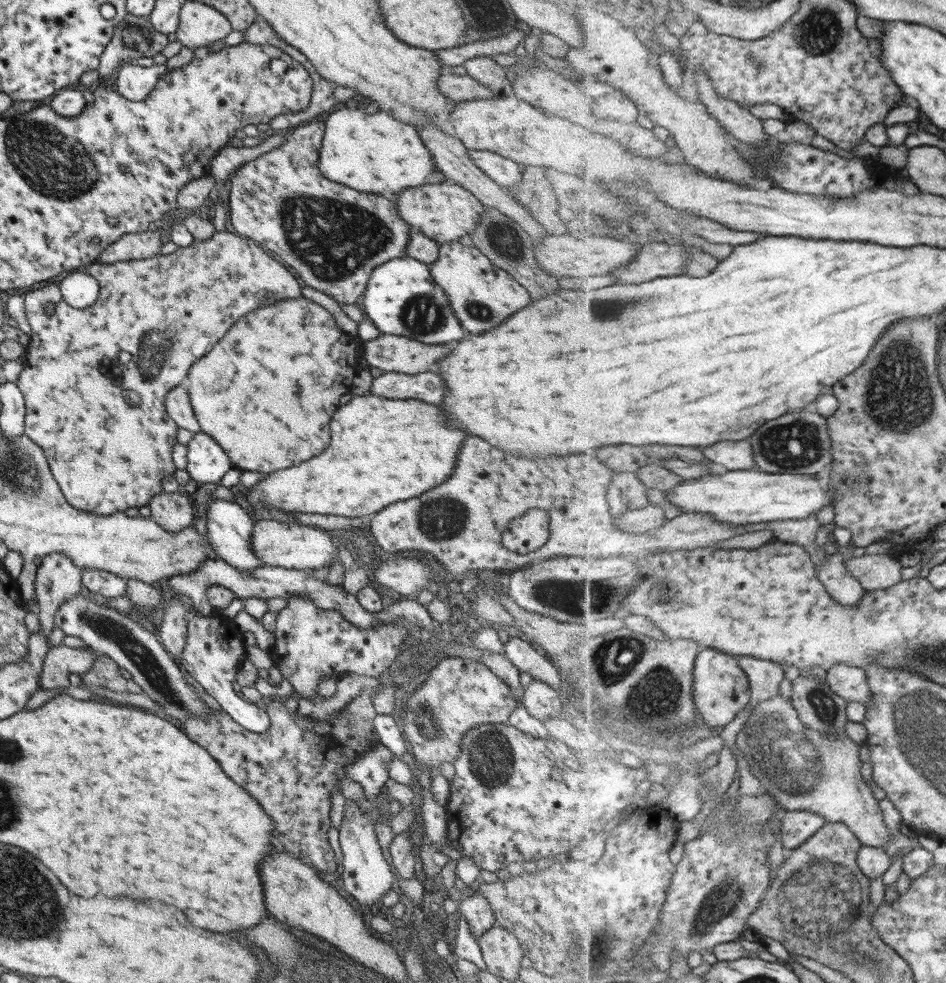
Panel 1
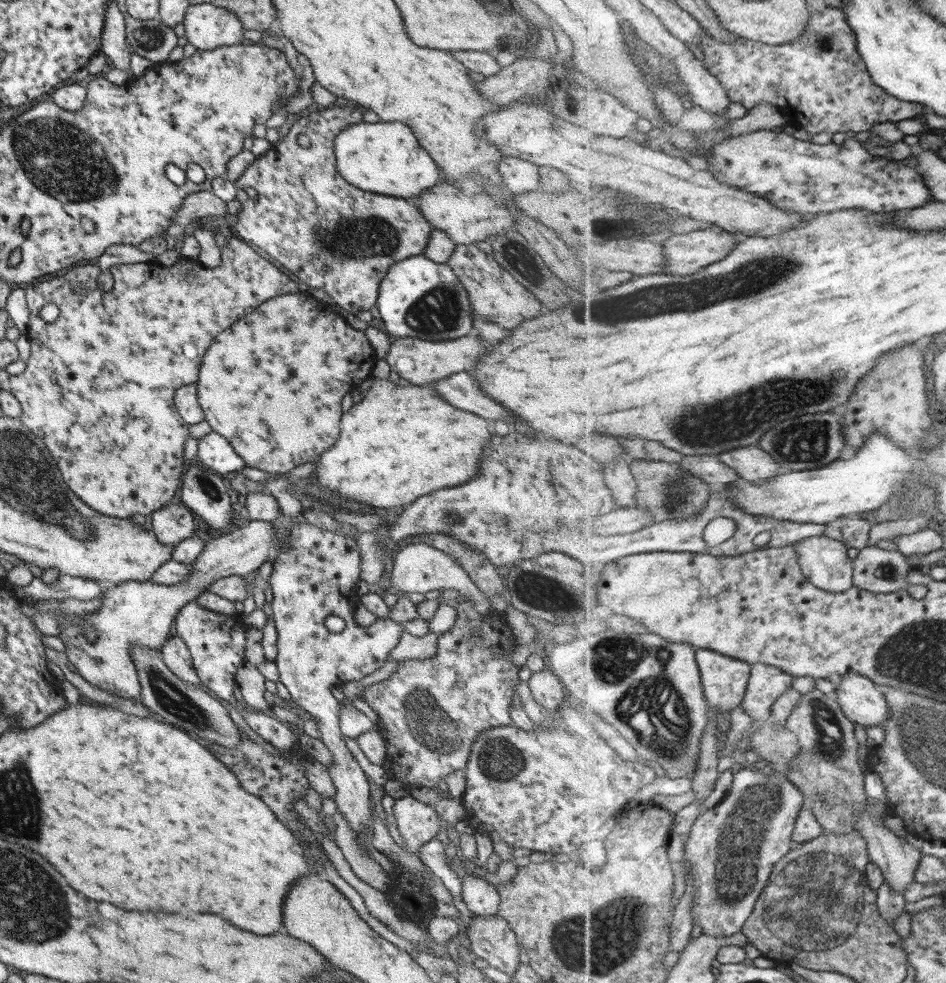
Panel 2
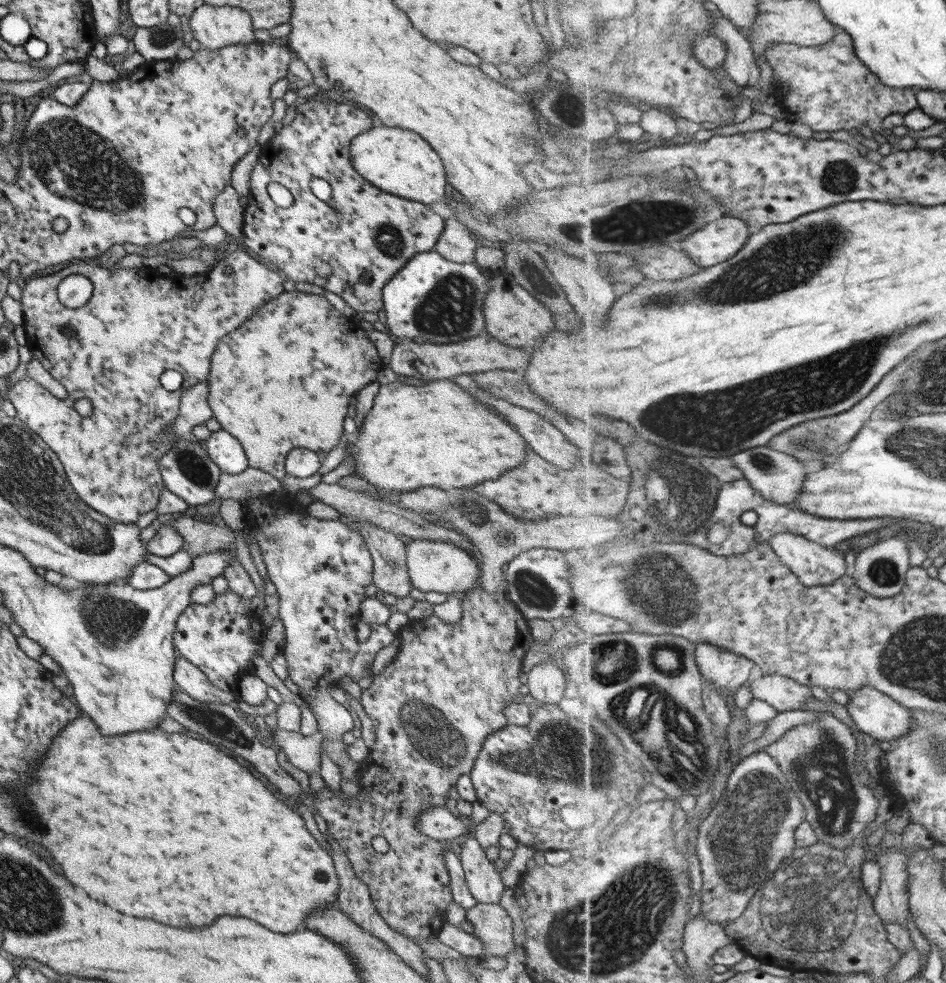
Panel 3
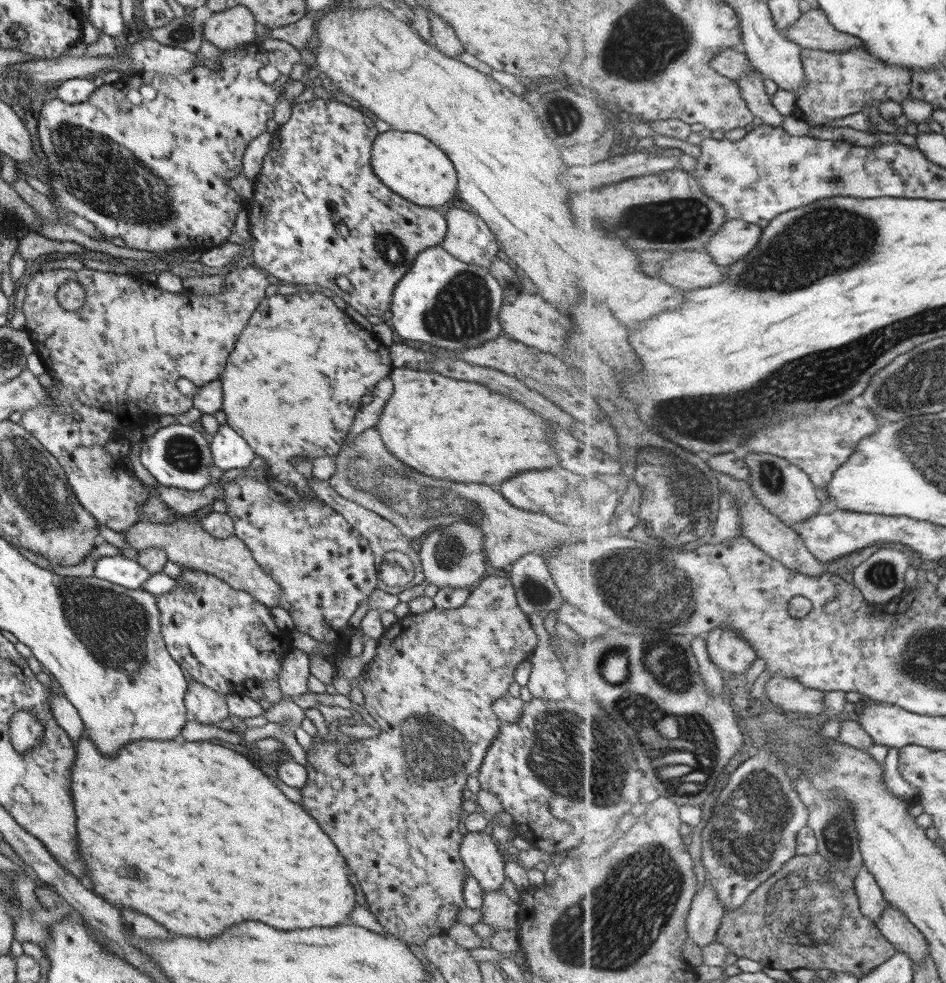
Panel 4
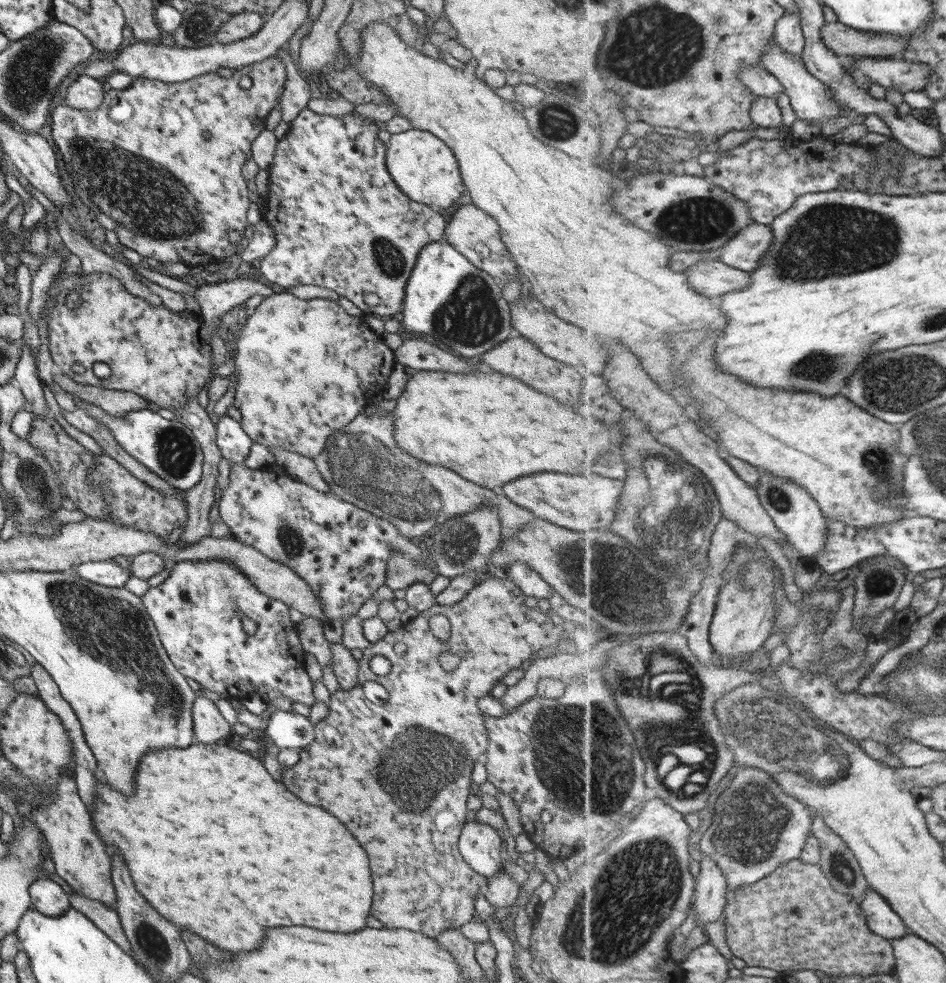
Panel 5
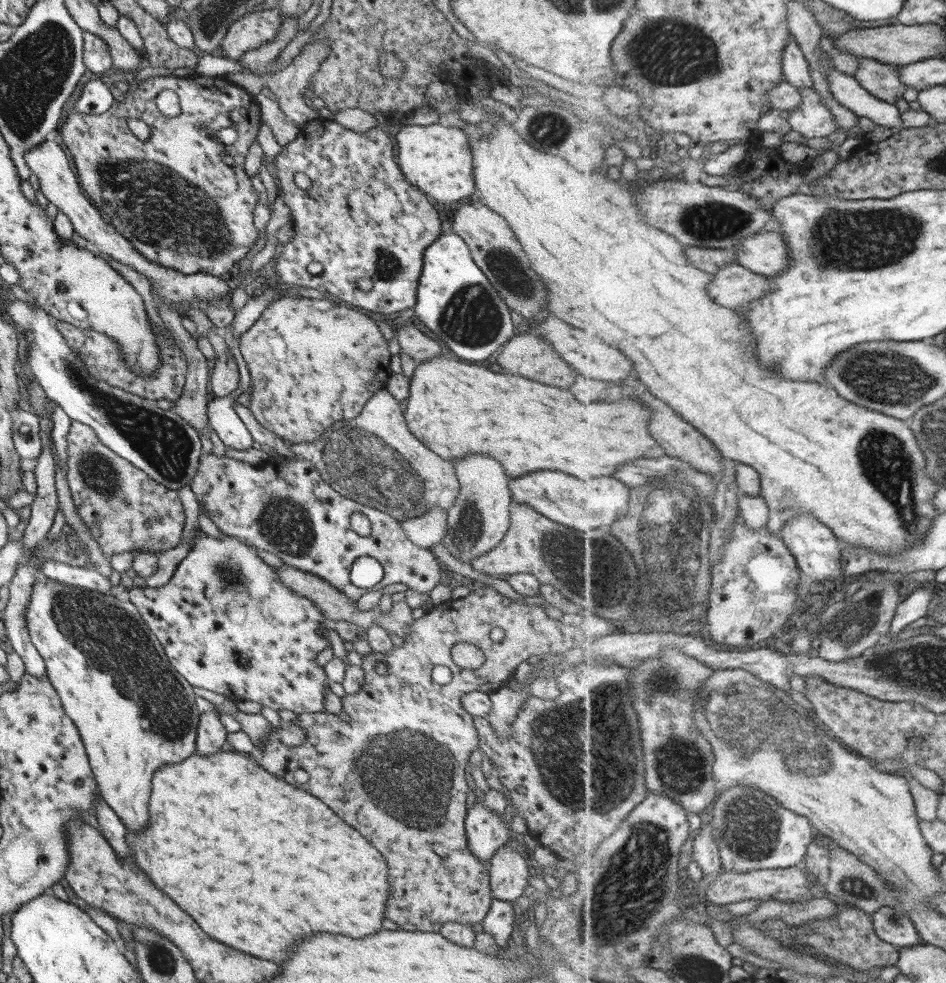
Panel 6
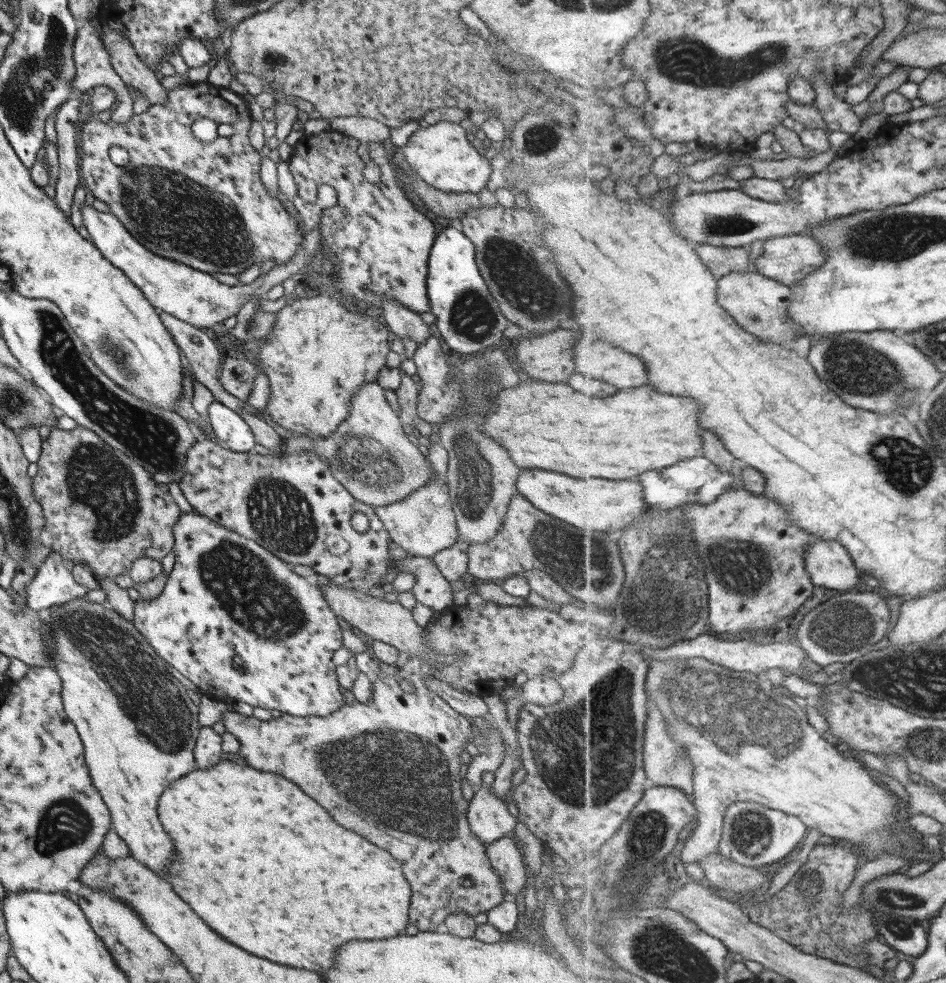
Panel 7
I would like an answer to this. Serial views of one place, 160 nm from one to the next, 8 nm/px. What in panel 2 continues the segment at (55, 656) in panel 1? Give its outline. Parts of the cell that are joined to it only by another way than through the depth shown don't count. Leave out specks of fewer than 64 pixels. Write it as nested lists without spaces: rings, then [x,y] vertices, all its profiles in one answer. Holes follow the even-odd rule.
[[[249,520],[247,525],[230,533],[214,539],[205,538],[203,549],[190,564],[192,573],[182,583],[167,586],[150,581],[125,581],[103,590],[99,608],[84,616],[84,622],[95,631],[93,640],[85,638],[84,630],[79,625],[61,617],[56,618],[60,630],[56,637],[64,644],[63,651],[68,663],[89,685],[119,698],[140,702],[139,681],[130,644],[146,646],[160,654],[160,648],[172,634],[174,618],[180,608],[194,602],[198,594],[220,578],[247,575],[265,561],[273,564],[277,555],[288,545],[286,536],[287,532],[278,534],[267,521]]]

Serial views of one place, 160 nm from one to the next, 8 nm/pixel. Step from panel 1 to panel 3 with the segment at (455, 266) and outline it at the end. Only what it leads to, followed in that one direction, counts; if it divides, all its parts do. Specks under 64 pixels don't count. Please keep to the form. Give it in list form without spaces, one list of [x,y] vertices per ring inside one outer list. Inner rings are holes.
[[[482,271],[488,288],[482,304],[485,330],[493,338],[509,346],[535,346],[537,342],[541,342],[543,336],[553,328],[553,320],[547,308],[518,286],[505,271]]]

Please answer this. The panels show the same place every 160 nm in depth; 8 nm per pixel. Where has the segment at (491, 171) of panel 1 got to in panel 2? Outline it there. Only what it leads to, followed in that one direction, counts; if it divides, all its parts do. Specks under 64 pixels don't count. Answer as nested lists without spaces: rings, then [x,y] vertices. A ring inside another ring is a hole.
[[[505,156],[498,162],[498,173],[502,184],[507,185],[513,195],[535,190],[539,184],[537,166],[528,160]]]

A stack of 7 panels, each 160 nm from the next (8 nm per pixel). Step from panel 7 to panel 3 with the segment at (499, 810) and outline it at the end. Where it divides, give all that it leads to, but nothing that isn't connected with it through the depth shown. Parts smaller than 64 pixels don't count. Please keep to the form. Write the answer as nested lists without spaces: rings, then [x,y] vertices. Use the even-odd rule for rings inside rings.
[[[470,835],[461,844],[459,860],[465,884],[476,902],[497,903],[505,888],[500,879],[499,864],[489,861],[482,846]]]

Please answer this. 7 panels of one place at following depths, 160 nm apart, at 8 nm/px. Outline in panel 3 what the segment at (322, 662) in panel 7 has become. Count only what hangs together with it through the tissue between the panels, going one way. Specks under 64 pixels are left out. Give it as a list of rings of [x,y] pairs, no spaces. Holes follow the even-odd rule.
[[[231,589],[225,593],[215,593],[213,600],[207,604],[191,601],[179,613],[174,624],[172,645],[177,656],[196,666],[213,687],[227,692],[231,682],[237,683],[242,675],[252,670],[252,658],[261,650],[261,642],[254,637],[250,627],[252,615],[245,598]]]

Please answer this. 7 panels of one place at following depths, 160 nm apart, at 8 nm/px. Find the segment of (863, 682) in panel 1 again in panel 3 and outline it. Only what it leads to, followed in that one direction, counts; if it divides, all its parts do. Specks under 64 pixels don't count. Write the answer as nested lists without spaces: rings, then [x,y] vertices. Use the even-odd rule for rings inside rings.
[[[869,686],[849,693],[846,706],[856,726],[877,741],[895,742],[909,735],[915,723],[911,709]]]

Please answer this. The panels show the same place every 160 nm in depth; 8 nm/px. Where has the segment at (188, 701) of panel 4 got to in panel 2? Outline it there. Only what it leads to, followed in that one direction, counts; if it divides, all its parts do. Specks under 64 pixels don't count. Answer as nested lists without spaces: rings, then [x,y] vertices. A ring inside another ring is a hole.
[[[170,634],[164,645],[160,648],[160,659],[166,664],[166,667],[174,673],[175,676],[182,679],[193,687],[197,687],[201,690],[206,690],[202,687],[199,677],[195,674],[194,666],[192,665],[192,660],[186,647],[186,644],[178,637],[176,634]]]

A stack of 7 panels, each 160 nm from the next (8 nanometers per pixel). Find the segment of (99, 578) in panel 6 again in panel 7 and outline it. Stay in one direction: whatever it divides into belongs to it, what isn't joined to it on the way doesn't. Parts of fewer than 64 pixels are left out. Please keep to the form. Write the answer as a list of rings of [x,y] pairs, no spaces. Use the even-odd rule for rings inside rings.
[[[50,549],[42,565],[24,586],[27,607],[43,612],[54,604],[65,604],[72,598],[80,598],[88,591],[73,581],[71,573],[65,569],[65,564],[65,559]]]

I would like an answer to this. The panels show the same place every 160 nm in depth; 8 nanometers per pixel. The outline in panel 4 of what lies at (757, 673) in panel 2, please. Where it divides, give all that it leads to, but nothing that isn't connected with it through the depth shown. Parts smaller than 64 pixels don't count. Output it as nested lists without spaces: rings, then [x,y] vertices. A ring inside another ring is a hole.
[[[779,675],[771,676],[765,684],[766,700],[774,709],[785,712],[821,715],[825,710],[824,691],[806,688],[798,680]]]

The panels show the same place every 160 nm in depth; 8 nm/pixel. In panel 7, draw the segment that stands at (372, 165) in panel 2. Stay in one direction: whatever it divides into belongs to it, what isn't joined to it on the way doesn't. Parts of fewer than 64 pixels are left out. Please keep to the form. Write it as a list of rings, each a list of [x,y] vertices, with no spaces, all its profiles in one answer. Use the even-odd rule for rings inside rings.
[[[438,121],[419,127],[408,137],[401,152],[409,169],[415,171],[425,184],[444,193],[477,193],[486,186],[491,174],[488,155],[475,150],[459,123]]]

